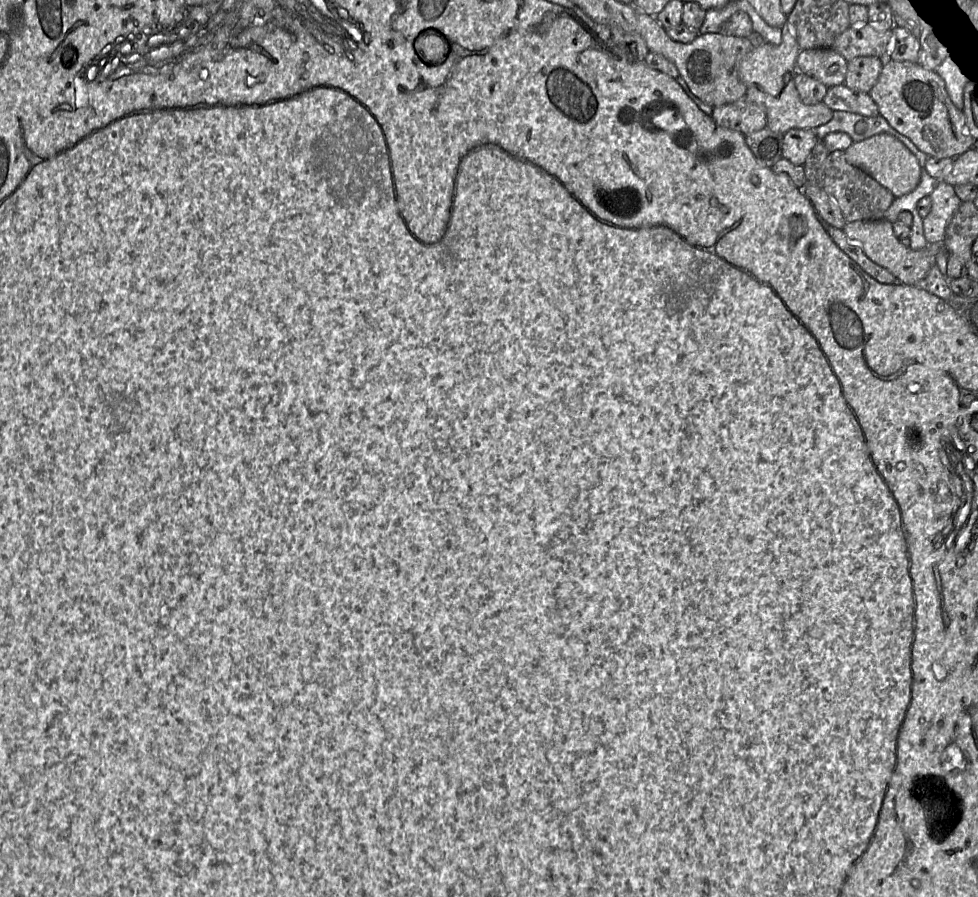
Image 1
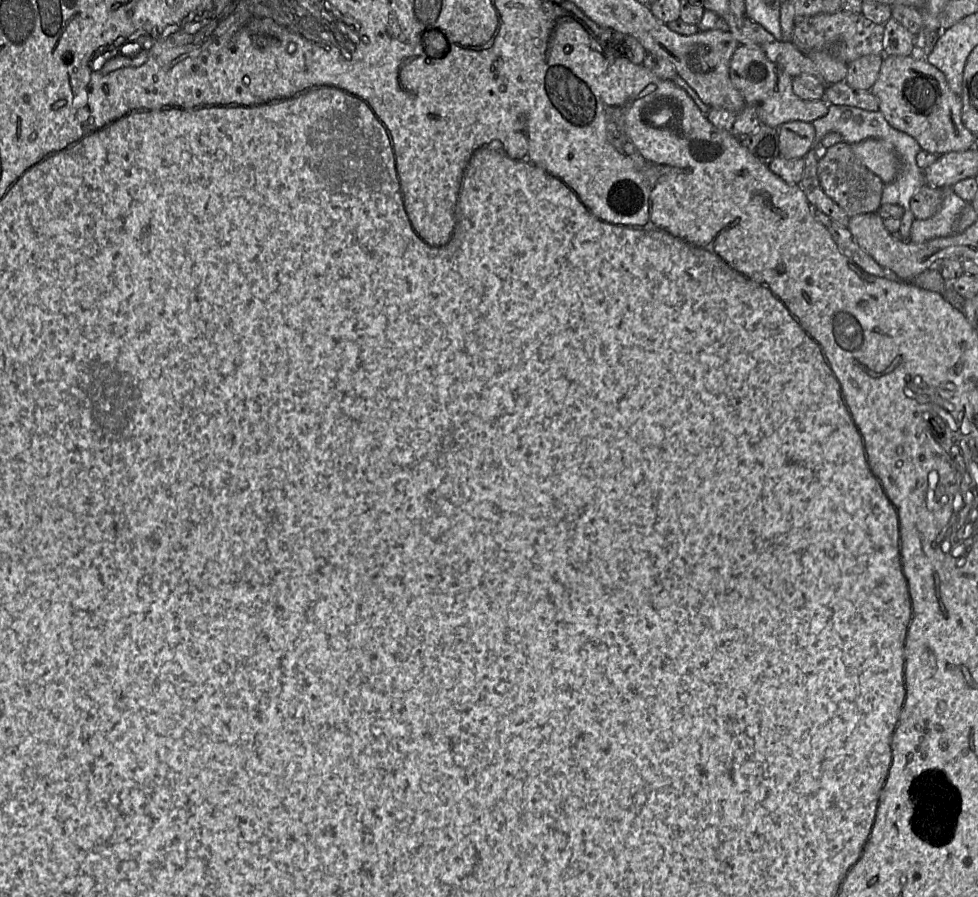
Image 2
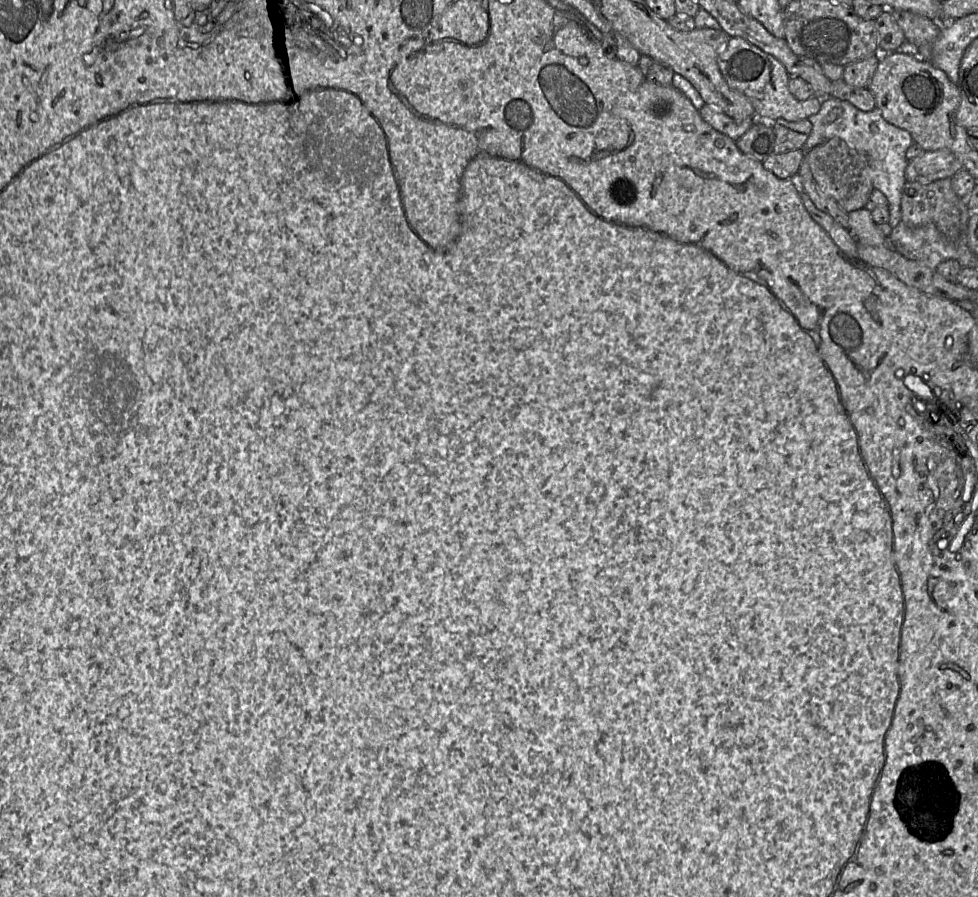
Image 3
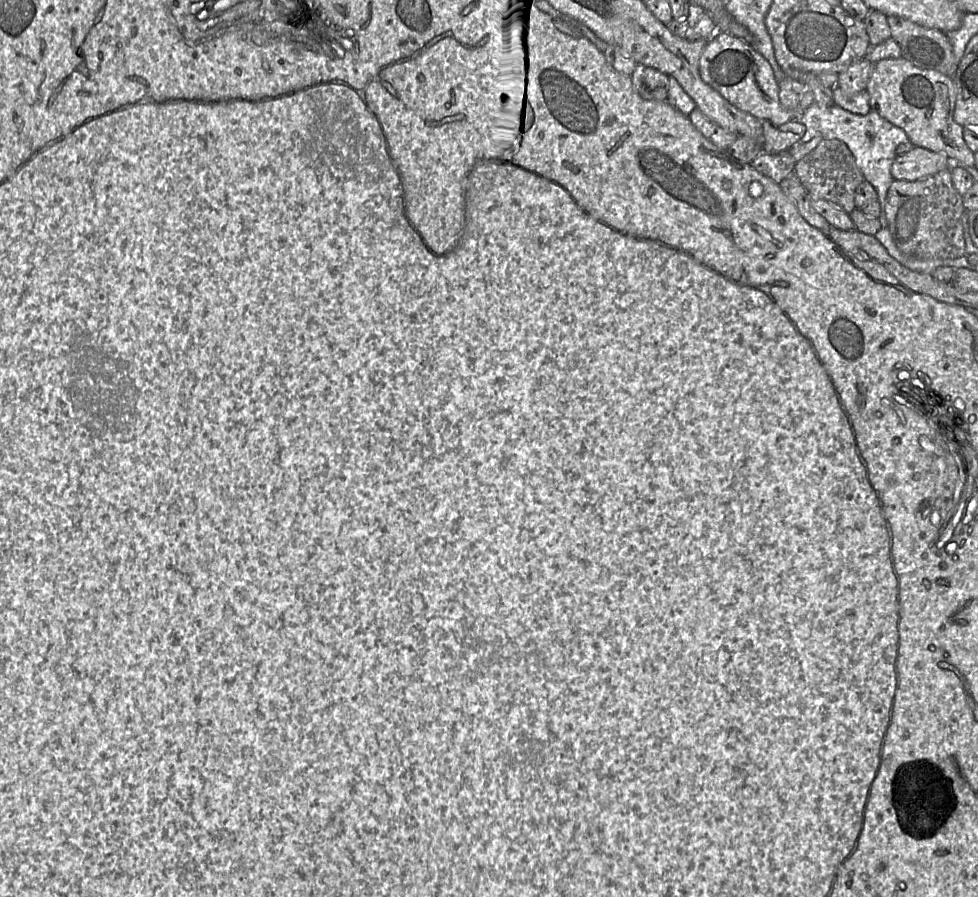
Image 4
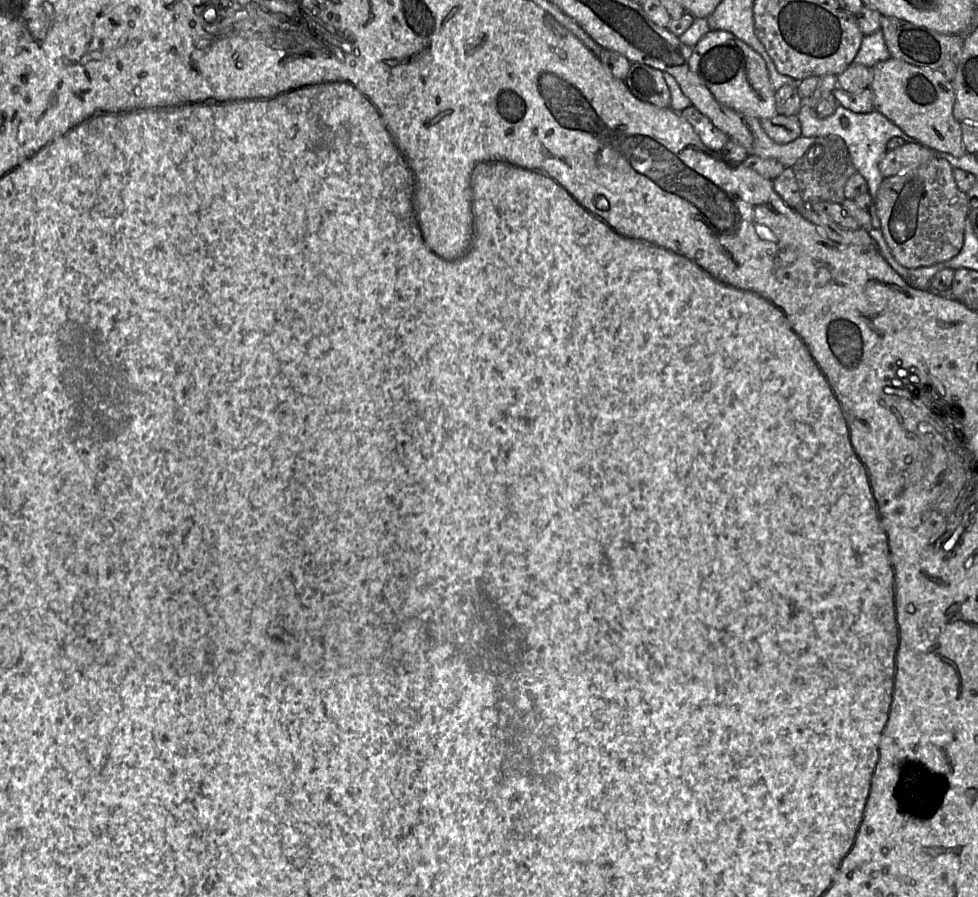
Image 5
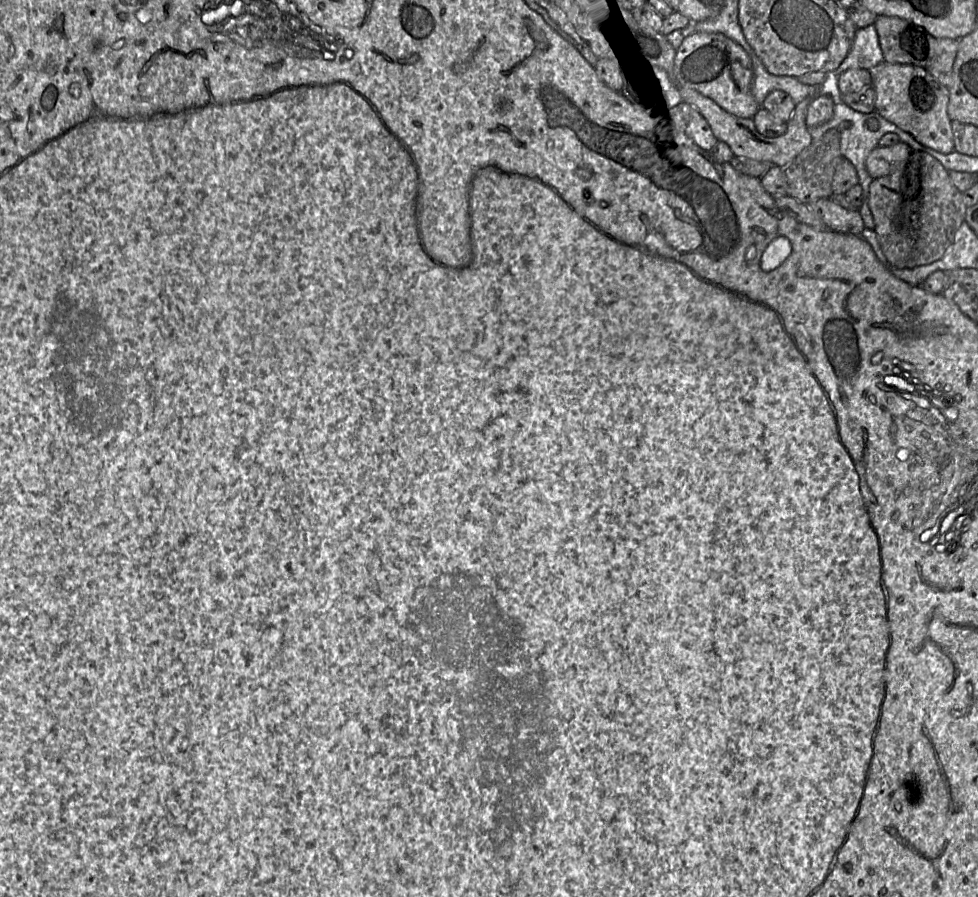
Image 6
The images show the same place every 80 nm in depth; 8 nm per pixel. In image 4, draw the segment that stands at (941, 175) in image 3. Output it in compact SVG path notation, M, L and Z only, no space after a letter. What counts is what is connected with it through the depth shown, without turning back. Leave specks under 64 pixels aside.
M915 146L907 153L897 155L891 174L895 180L915 181L951 166L952 162L946 155Z

